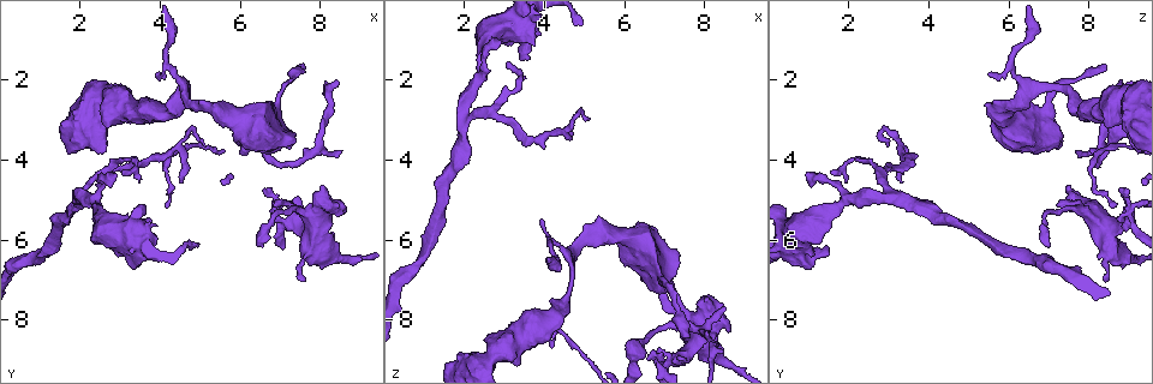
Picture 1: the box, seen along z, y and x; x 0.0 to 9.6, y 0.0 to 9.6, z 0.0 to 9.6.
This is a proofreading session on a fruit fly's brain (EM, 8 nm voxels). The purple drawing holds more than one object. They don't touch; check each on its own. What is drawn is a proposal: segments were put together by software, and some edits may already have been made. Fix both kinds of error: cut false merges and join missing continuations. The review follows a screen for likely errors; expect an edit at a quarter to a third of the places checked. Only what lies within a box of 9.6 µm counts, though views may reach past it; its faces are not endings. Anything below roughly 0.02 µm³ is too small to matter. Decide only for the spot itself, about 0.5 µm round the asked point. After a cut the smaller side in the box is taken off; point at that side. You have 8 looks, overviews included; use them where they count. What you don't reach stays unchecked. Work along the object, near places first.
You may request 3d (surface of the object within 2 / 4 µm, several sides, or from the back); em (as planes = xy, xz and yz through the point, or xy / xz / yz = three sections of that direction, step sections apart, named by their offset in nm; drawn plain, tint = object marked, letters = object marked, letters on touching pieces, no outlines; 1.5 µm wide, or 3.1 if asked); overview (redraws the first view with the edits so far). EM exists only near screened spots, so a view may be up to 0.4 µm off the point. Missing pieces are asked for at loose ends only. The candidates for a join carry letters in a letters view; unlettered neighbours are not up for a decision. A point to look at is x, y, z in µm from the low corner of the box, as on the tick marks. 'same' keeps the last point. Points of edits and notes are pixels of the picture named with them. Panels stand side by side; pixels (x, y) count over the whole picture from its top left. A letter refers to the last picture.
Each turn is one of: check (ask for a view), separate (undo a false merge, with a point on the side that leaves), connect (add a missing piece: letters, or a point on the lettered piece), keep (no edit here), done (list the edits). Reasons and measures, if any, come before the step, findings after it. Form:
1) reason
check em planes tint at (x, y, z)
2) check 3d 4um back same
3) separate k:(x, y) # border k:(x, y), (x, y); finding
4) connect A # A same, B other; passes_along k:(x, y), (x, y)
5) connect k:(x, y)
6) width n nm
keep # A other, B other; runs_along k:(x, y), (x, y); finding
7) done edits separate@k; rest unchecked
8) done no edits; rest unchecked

sharp bend
check 3d 2um at (4.30, 0.85, 6.65)

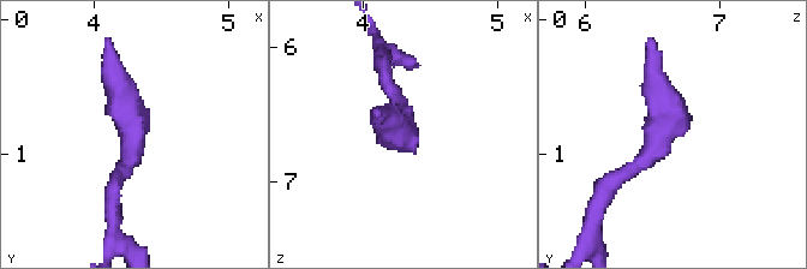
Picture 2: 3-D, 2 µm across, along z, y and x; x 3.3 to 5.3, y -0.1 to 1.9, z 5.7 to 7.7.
need the tissue
check em planes tint at (4.30, 0.84, 6.62)

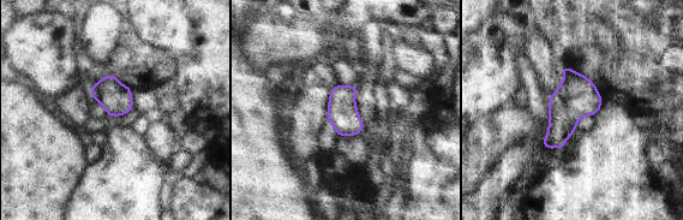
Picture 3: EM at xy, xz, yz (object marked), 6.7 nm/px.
see the neighbours
check em planes letters same

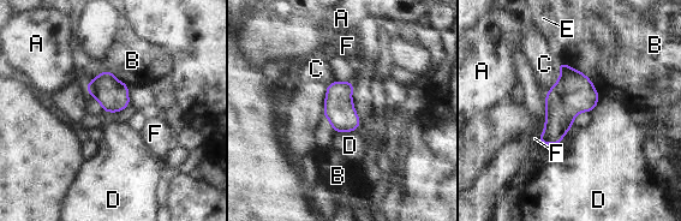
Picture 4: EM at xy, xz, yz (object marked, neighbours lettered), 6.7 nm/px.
keep # A other, B other, C other, D other, E other, F other; border 4:(354, 130), (334, 132); one cell here

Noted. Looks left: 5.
thin end
check 3d 2um at (7.50, 1.55, 8.35)

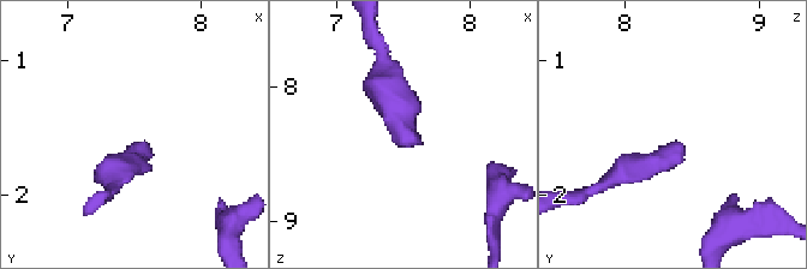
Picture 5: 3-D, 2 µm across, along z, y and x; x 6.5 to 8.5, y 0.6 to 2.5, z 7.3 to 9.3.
check em planes plain at (7.50, 1.62, 8.42)

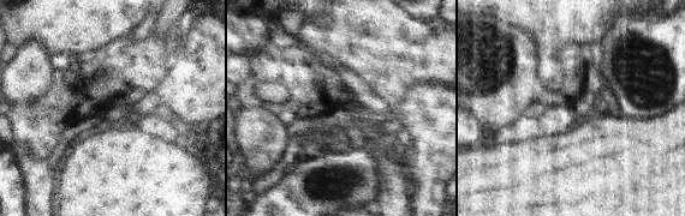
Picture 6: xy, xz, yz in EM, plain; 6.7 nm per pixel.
what lies round it
check em planes letters same

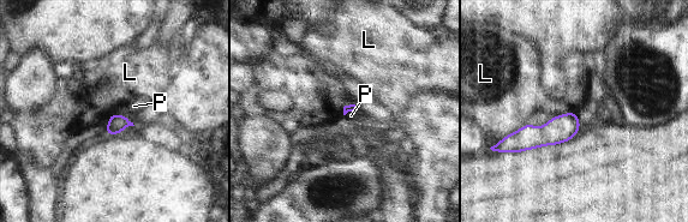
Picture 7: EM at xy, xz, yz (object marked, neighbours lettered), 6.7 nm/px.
keep # L other, P other; runs_along 7:(574, 116), (550, 134), (508, 139); none of them fits

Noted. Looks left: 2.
sudden change in width
check em yz step 8 letters at (7.40, 5.20, 7.70)

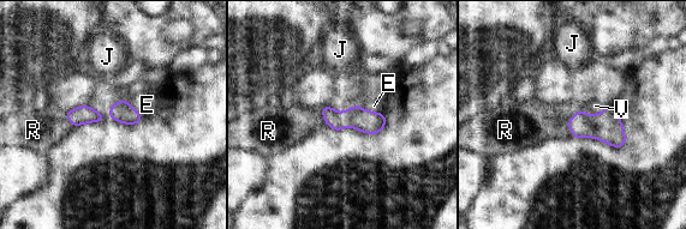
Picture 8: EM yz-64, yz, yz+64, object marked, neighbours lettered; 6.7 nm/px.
cut it another way
check em planes letters same

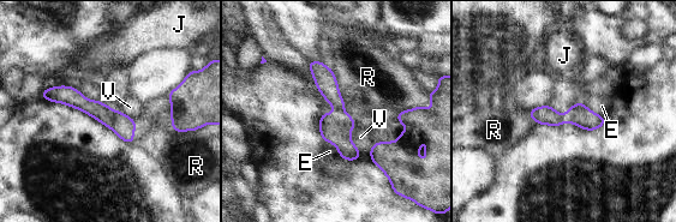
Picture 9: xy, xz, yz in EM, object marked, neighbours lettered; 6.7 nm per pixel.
width 150 nm
separate 9:(331, 128) # E other, J other, R other, V other; part_leaving 9:(45, 94), (69, 95), (107, 122); a second cell is stuck on

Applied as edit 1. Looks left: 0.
done edits separate@9; rest unchecked

